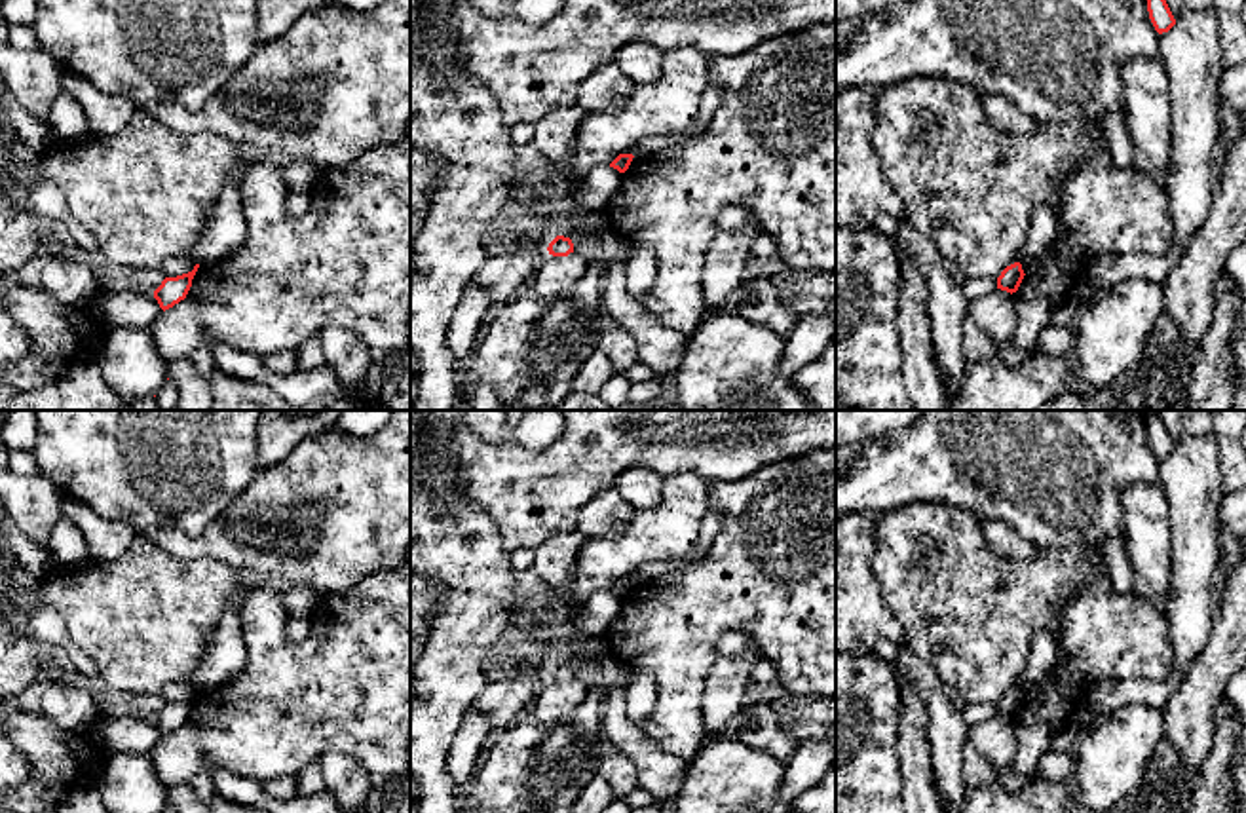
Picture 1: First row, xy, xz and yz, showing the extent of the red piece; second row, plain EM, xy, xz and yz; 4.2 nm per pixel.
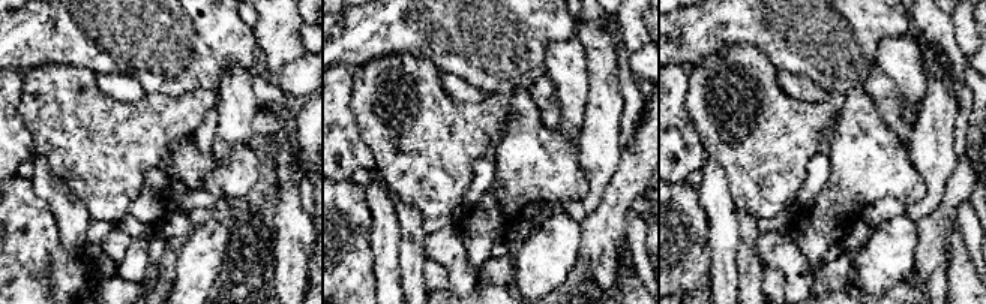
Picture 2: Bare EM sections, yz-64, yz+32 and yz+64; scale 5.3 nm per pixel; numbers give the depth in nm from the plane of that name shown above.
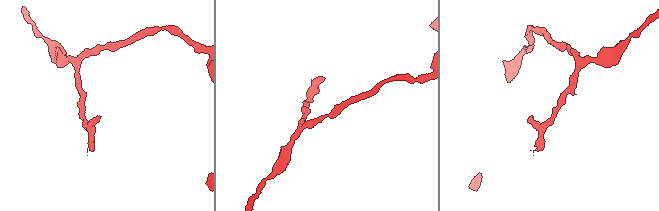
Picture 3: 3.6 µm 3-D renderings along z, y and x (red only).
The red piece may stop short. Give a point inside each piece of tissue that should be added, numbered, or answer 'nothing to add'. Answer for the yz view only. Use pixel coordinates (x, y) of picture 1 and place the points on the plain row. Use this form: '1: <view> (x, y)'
nothing to add

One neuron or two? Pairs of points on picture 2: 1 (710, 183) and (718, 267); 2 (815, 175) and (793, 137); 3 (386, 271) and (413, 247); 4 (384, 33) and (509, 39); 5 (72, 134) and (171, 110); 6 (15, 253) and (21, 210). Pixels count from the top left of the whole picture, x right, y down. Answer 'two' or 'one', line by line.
1: one
2: two
3: two
4: one
5: one
6: one

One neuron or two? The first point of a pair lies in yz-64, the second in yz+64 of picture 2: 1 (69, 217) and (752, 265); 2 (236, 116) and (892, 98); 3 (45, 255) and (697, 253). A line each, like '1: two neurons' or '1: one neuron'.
1: one neuron
2: two neurons
3: one neuron

